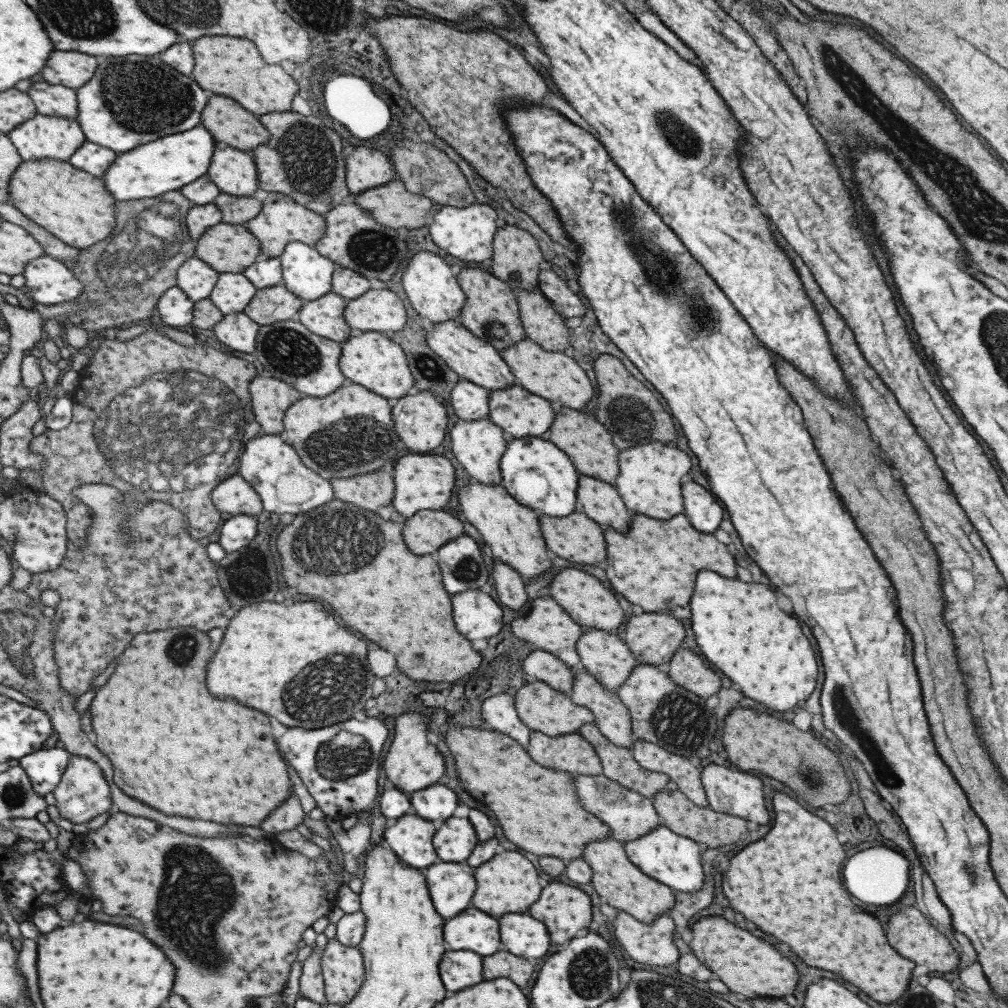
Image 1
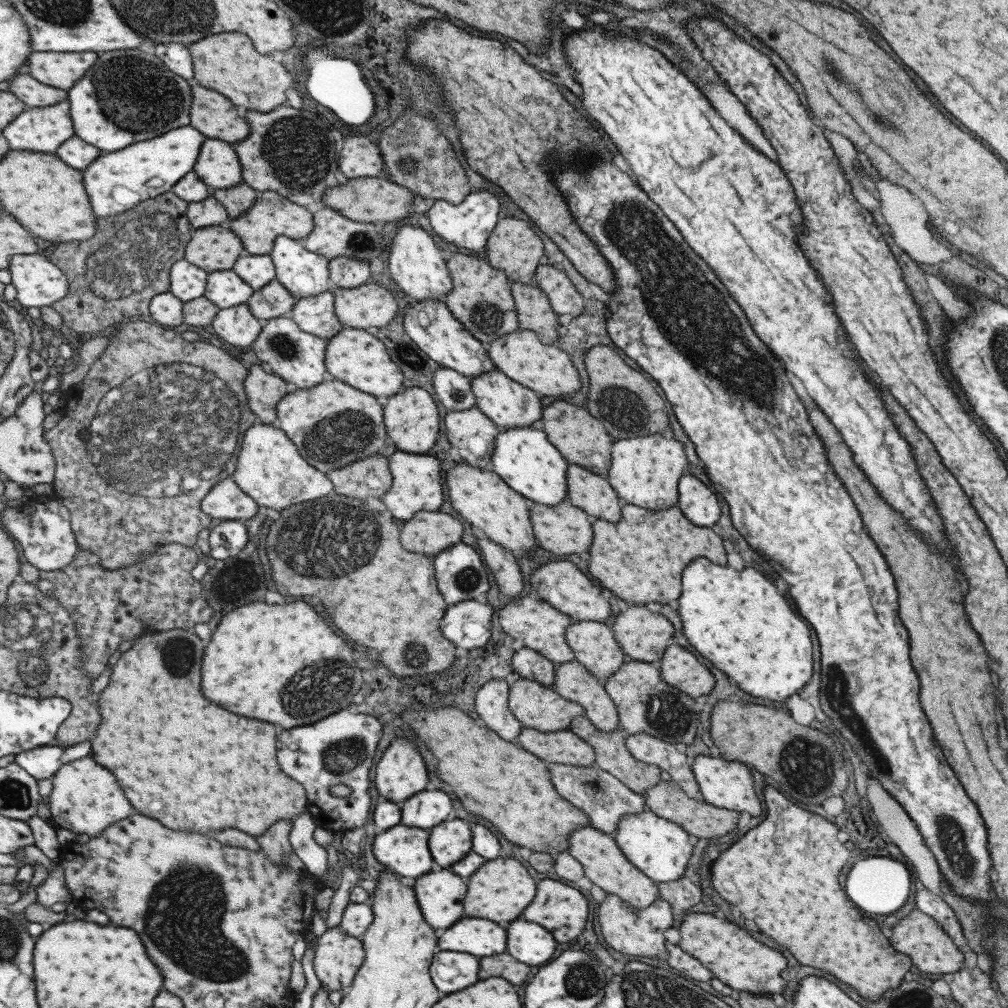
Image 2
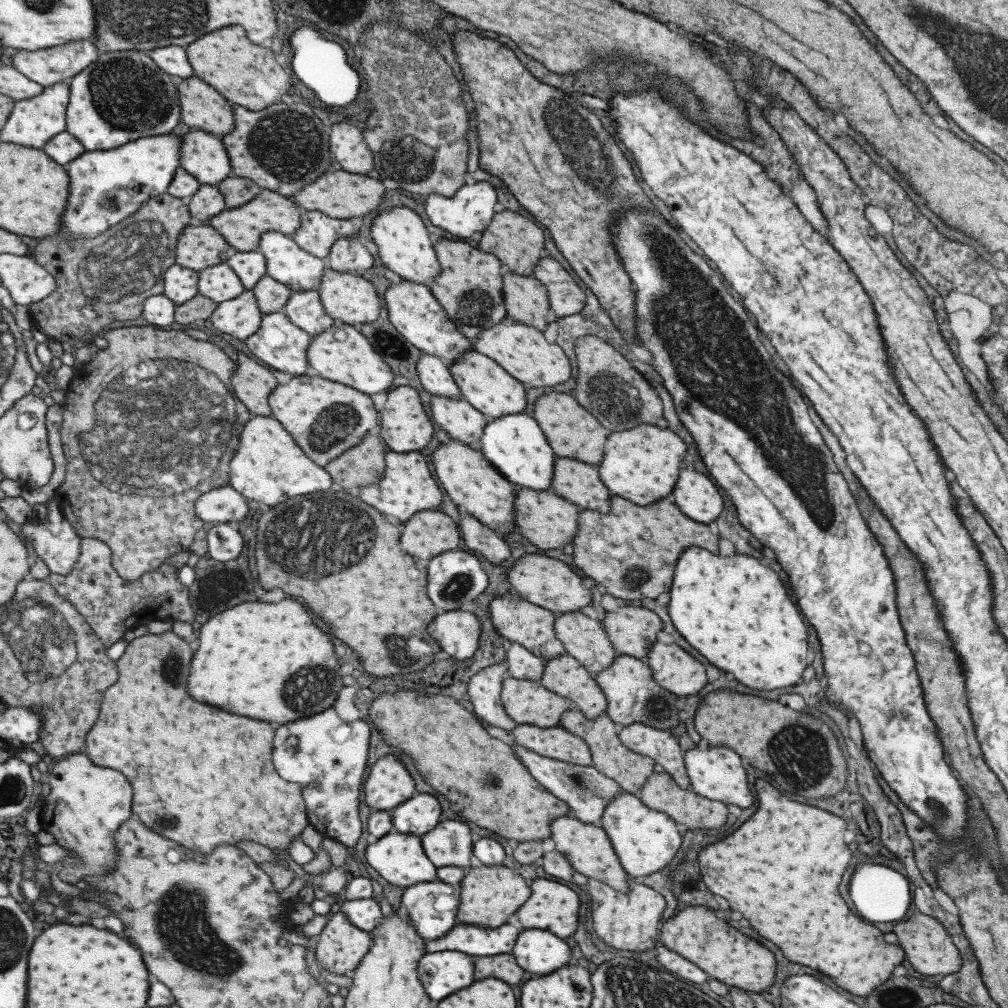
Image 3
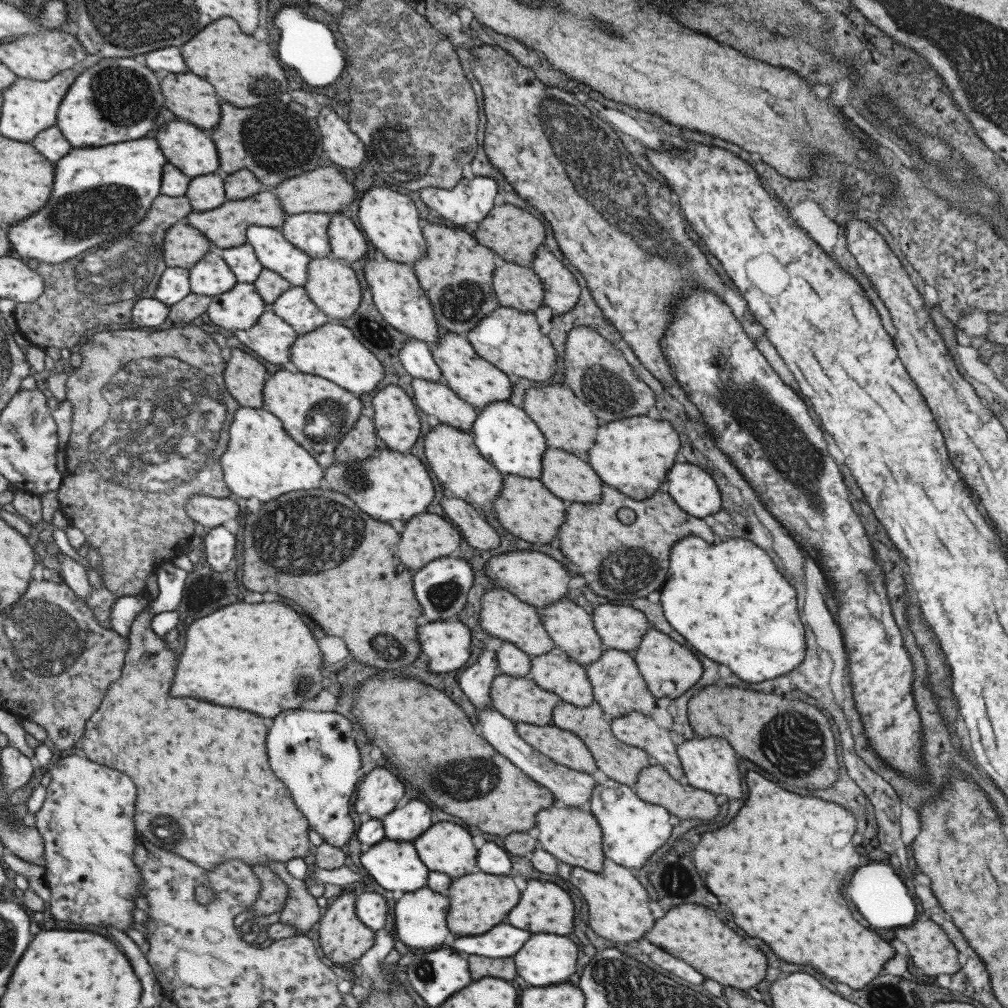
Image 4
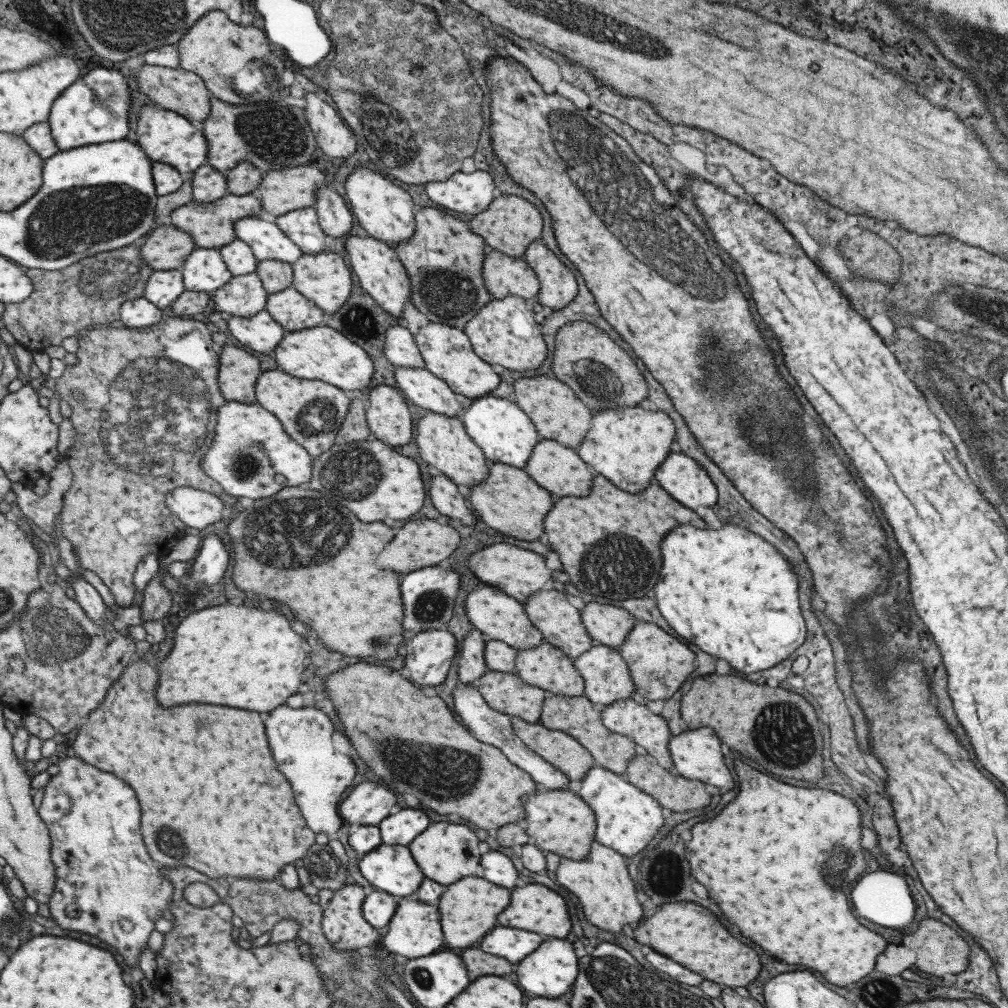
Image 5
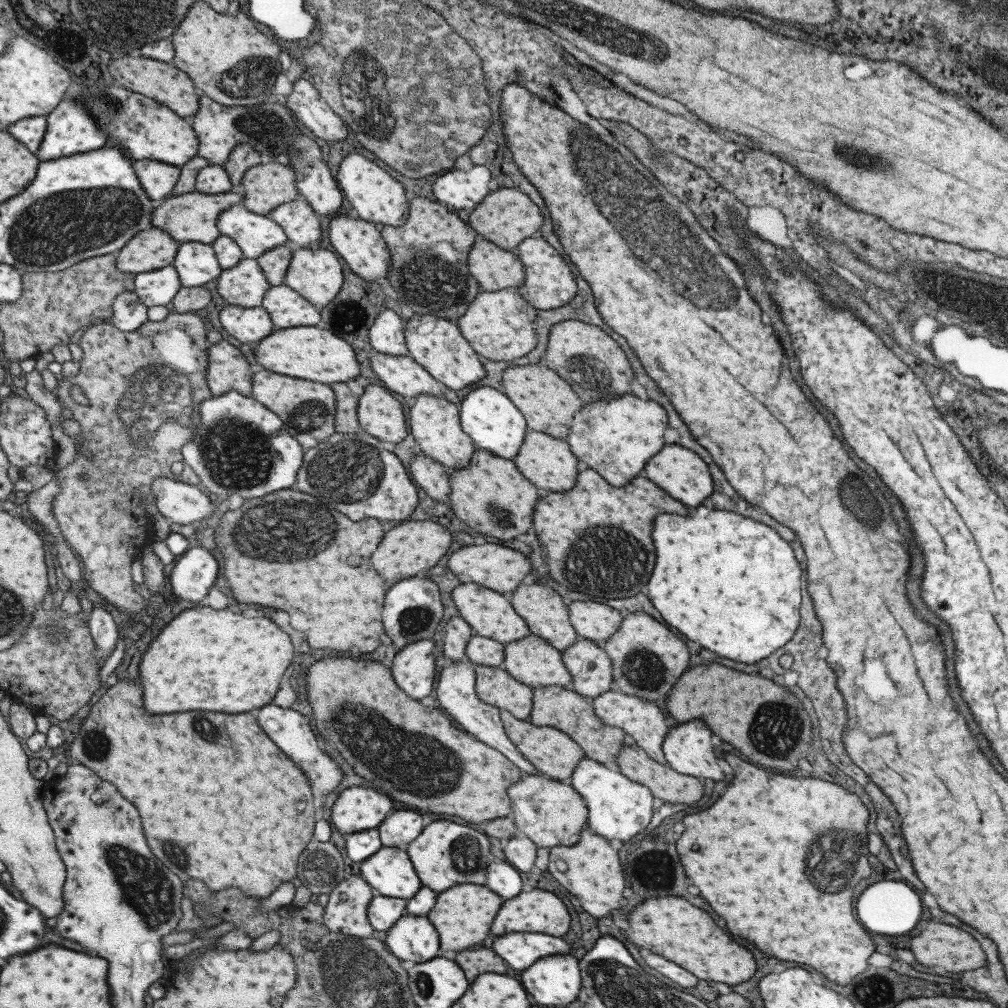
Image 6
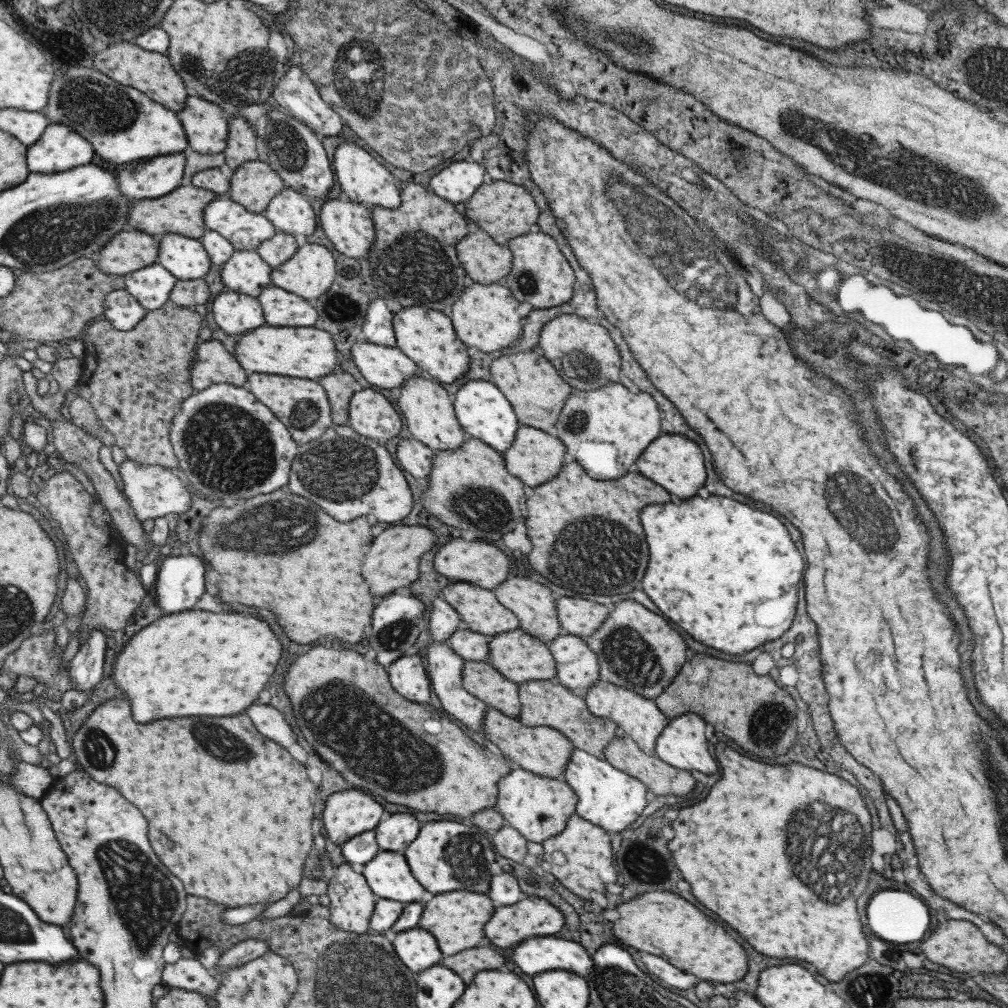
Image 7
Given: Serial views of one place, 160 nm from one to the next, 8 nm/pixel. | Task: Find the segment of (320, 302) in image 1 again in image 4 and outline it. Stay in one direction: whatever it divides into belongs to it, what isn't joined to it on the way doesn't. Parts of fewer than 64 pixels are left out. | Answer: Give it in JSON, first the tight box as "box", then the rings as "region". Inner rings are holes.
{"box":[268,286,327,335],"region":[[[299,286],[290,287],[280,294],[268,309],[289,324],[298,335],[315,330],[327,320],[325,314],[311,302],[308,292]]]}

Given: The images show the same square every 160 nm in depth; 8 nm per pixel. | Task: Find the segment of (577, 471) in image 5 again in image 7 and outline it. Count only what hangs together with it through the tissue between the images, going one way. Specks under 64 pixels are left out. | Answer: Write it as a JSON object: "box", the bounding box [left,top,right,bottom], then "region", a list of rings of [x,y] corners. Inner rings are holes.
{"box":[502,424,565,489],"region":[[[520,424],[512,444],[502,453],[502,457],[509,474],[520,480],[526,489],[529,489],[547,482],[550,478],[555,478],[560,473],[560,468],[564,465],[563,454],[565,452],[564,444],[553,436],[551,431],[547,432]]]}

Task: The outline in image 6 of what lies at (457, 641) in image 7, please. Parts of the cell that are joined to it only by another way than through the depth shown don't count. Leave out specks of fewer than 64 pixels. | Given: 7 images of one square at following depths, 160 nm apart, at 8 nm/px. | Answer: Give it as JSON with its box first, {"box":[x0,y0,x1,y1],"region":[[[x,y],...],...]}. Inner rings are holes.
{"box":[465,634,504,668],"region":[[[473,634],[465,647],[465,660],[474,666],[482,665],[501,668],[504,645],[500,642]]]}

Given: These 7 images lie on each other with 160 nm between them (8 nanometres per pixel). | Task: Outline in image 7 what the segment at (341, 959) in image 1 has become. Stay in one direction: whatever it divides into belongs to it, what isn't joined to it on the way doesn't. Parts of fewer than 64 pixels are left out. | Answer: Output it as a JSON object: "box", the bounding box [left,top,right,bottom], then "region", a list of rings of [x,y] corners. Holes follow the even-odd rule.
{"box":[326,864,378,934],"region":[[[349,864],[335,867],[326,894],[329,898],[329,922],[339,930],[363,934],[369,931],[369,919],[378,899],[367,886],[362,874],[356,874]]]}

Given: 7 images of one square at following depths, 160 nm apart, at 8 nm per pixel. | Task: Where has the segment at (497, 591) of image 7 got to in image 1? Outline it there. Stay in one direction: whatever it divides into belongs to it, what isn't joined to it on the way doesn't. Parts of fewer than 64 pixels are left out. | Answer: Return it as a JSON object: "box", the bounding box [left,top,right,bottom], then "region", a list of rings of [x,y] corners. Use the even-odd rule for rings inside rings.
{"box":[576,628,637,692],"region":[[[586,628],[577,639],[576,653],[584,670],[614,692],[637,666],[628,646],[615,632]]]}

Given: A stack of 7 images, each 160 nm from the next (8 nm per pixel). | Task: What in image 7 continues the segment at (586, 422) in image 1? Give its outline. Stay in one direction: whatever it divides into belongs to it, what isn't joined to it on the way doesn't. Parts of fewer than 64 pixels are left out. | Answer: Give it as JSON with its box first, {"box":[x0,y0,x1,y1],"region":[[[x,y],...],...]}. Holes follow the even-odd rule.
{"box":[490,351,573,432],"region":[[[531,351],[502,354],[490,362],[490,380],[504,394],[520,424],[550,432],[563,407],[564,400],[573,391],[565,378],[555,372],[553,365],[542,355]]]}

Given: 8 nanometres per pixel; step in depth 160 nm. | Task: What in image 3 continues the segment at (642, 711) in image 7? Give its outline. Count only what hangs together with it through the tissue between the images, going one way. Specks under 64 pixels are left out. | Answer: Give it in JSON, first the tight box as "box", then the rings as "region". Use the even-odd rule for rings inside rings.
{"box":[617,722,690,789],"region":[[[634,722],[629,726],[619,726],[617,737],[631,752],[652,758],[662,766],[679,788],[690,789],[681,750],[671,732]]]}

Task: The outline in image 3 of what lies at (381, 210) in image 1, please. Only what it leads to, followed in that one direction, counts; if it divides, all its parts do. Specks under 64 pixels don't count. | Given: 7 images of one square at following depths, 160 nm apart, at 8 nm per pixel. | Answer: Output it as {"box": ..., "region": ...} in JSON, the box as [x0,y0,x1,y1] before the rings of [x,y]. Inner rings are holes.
{"box":[291,170,385,220],"region":[[[328,170],[318,176],[311,185],[307,185],[293,195],[291,202],[297,203],[303,211],[318,210],[331,218],[345,220],[355,216],[365,216],[369,212],[376,212],[381,204],[381,197],[385,188],[381,180],[373,175],[358,175],[343,170]]]}

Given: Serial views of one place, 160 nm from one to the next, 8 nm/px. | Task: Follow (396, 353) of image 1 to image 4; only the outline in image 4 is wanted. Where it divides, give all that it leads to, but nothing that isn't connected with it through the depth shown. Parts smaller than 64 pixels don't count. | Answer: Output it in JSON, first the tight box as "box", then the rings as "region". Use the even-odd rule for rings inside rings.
{"box":[289,324,383,394],"region":[[[322,324],[307,334],[297,335],[289,352],[289,362],[300,373],[320,376],[353,394],[369,392],[383,380],[383,368],[379,360],[355,340],[351,330],[341,324]]]}

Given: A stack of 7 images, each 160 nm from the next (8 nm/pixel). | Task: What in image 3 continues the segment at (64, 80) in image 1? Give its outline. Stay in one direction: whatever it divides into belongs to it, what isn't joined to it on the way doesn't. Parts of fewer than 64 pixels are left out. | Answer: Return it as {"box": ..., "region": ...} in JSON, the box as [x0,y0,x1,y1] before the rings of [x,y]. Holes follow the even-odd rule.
{"box":[11,40,98,87],"region":[[[73,40],[41,50],[20,50],[11,57],[21,74],[42,87],[70,80],[98,57],[96,46],[89,40]]]}

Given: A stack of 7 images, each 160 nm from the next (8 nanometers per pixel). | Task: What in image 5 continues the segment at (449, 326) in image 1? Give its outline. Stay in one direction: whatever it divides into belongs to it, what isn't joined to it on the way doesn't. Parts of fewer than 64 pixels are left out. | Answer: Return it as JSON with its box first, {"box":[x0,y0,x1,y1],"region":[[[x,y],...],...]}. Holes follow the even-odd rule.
{"box":[344,235,410,317],"region":[[[346,235],[344,241],[346,258],[353,274],[357,276],[359,284],[369,296],[388,312],[391,316],[401,317],[403,306],[410,302],[409,277],[401,262],[397,259],[396,252],[385,242],[369,237]]]}

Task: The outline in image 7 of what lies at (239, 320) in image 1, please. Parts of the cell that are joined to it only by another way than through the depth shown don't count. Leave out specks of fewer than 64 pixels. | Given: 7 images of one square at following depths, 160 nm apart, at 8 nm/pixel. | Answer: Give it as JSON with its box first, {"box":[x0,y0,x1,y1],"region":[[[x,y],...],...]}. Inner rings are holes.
{"box":[220,250,271,296],"region":[[[234,250],[221,266],[220,278],[225,289],[246,296],[256,296],[270,284],[271,268],[256,251]]]}

